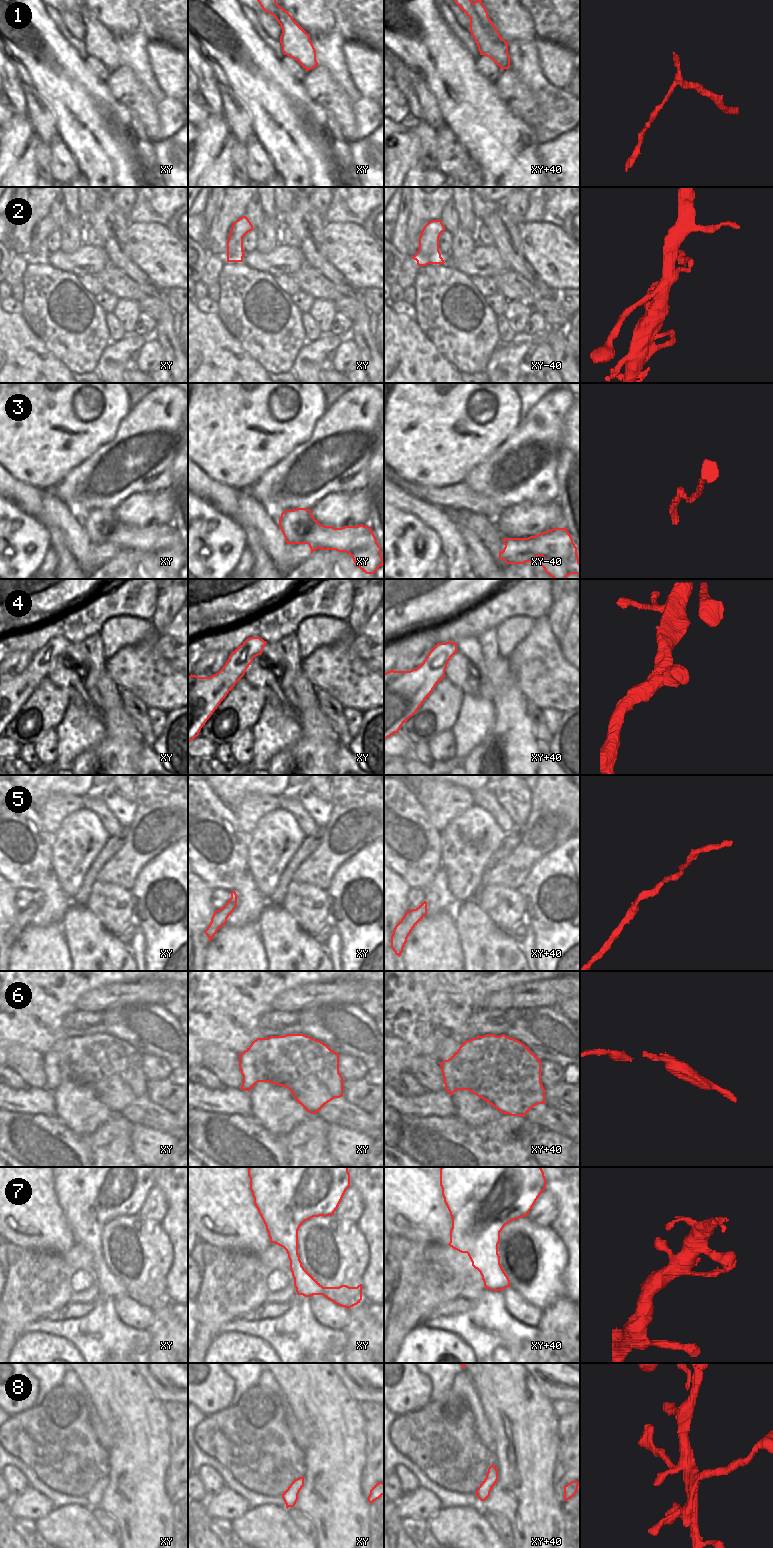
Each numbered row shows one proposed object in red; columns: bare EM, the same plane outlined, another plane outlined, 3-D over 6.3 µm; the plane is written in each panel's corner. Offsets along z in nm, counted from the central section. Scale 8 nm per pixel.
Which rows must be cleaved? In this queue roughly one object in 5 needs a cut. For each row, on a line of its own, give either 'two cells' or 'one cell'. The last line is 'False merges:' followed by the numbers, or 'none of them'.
1: two cells
2: one cell
3: one cell
4: one cell
5: one cell
6: two cells
7: one cell
8: one cell
False merges: 1, 6

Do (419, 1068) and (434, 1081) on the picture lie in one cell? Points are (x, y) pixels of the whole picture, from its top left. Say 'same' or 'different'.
same

